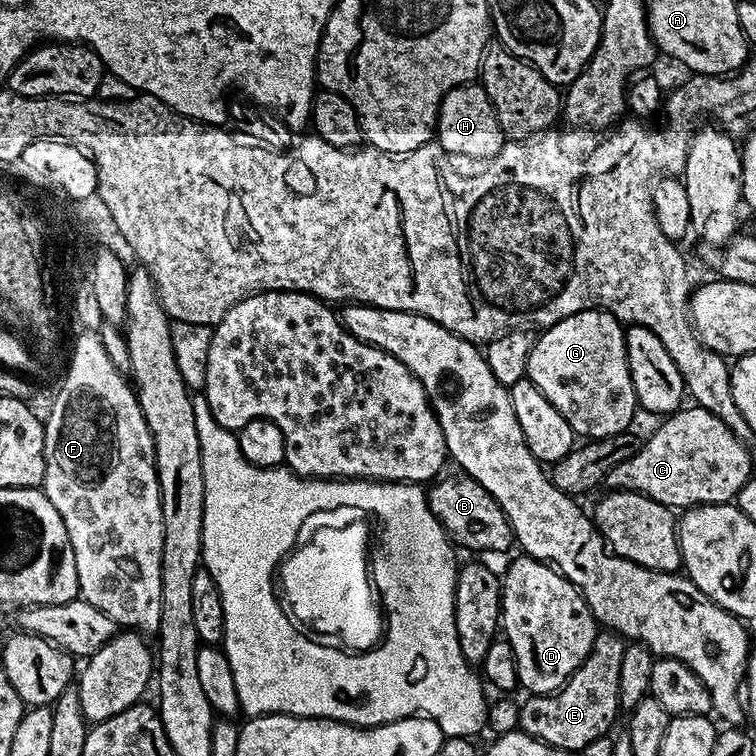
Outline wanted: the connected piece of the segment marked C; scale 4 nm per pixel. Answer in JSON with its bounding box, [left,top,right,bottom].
[608,406,753,510]

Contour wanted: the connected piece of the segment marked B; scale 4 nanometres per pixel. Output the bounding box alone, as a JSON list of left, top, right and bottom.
[426,476,513,552]

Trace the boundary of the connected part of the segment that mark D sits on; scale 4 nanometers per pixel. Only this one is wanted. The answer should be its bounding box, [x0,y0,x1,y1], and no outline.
[502,554,598,694]

